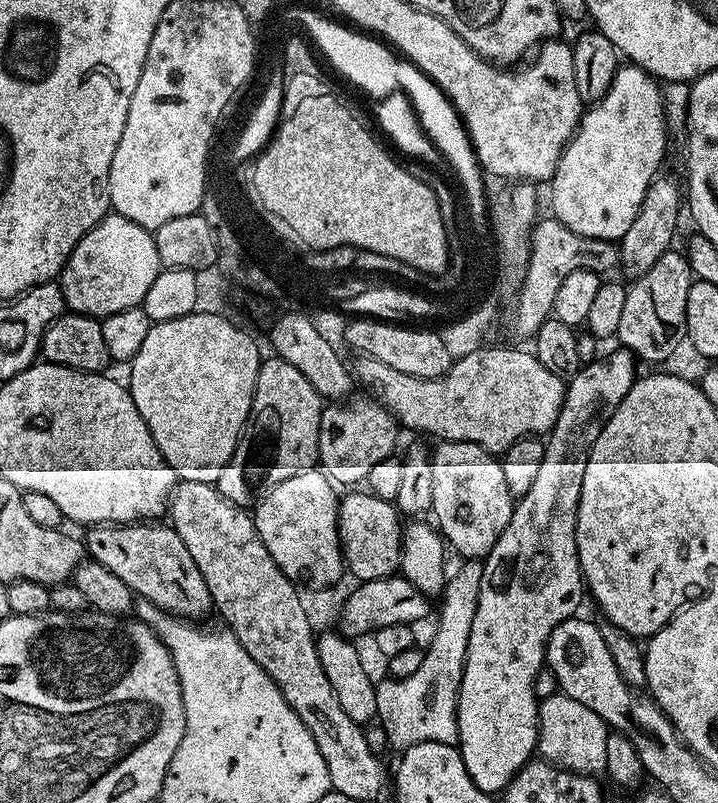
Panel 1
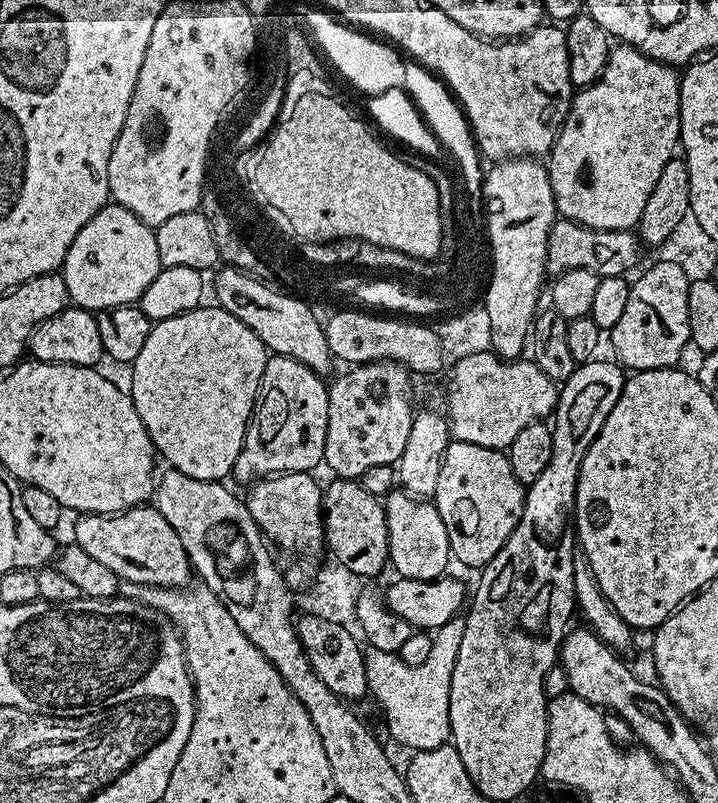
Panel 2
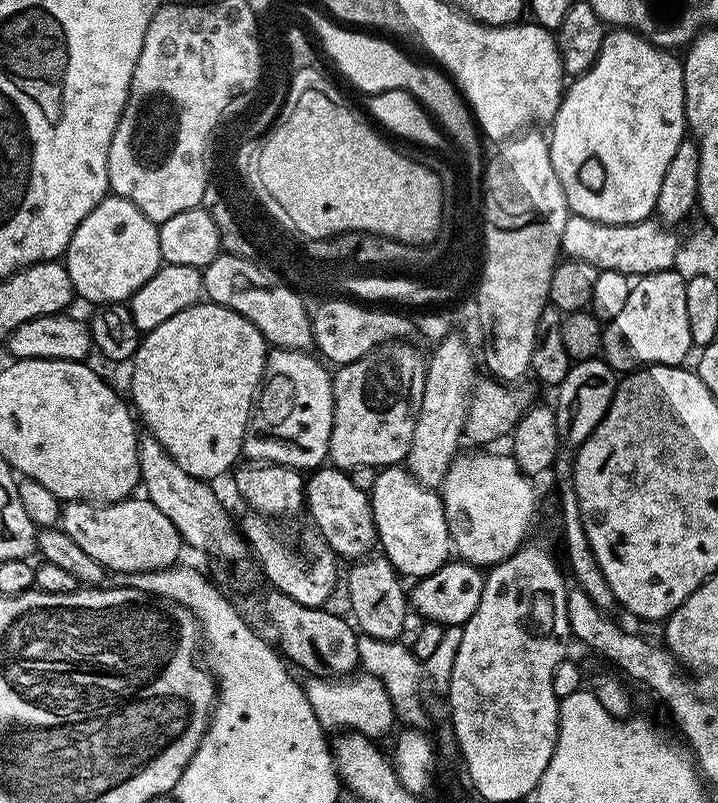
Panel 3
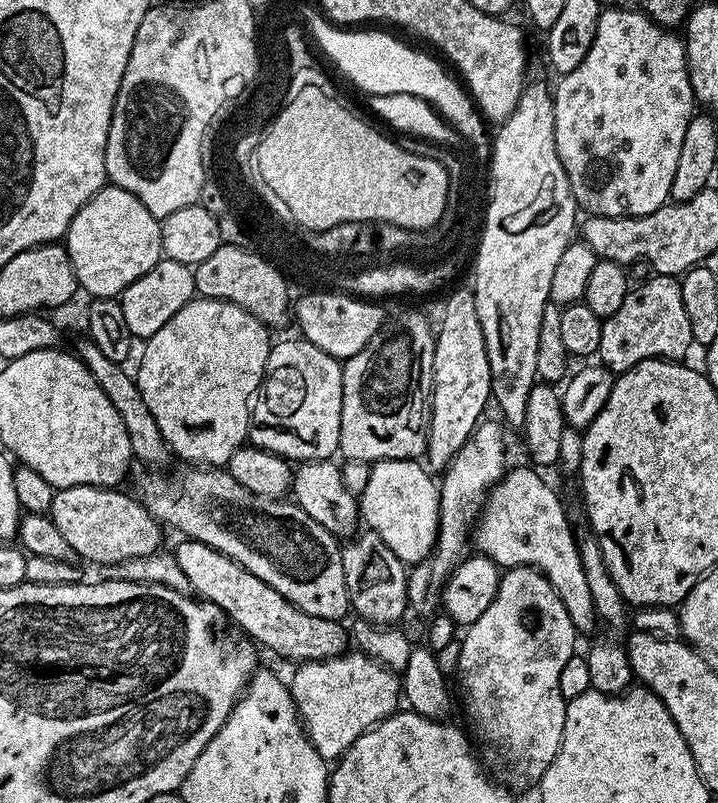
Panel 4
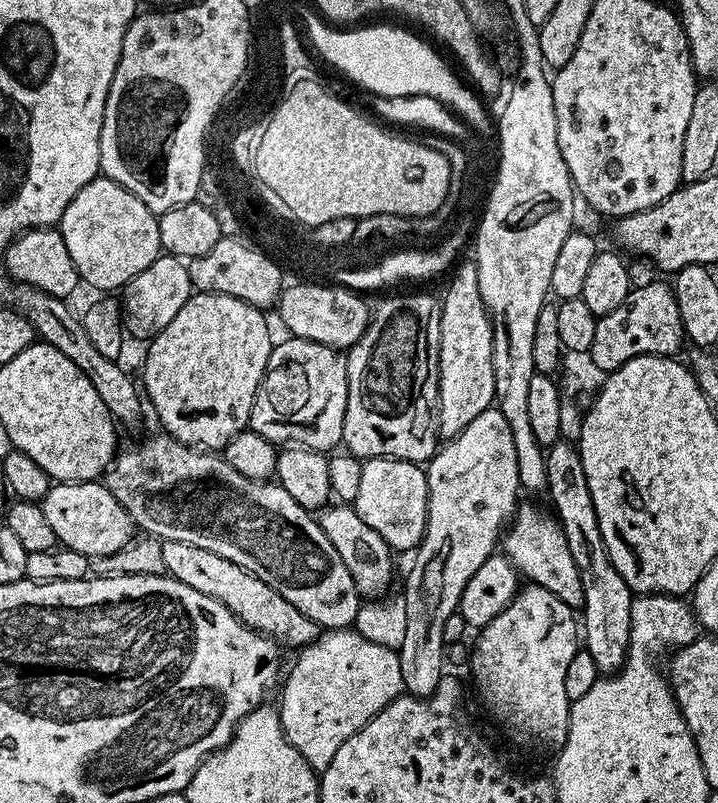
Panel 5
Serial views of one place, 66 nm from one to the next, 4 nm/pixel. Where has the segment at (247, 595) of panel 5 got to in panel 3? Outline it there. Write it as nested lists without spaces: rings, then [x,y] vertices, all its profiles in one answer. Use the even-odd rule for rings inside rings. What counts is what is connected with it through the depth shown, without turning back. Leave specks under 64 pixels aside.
[[[275,590],[269,593],[264,600],[264,616],[272,631],[271,639],[285,661],[296,663],[316,678],[343,678],[360,668],[358,632],[343,615],[330,612],[324,606],[311,608],[302,602],[294,602],[294,598]]]

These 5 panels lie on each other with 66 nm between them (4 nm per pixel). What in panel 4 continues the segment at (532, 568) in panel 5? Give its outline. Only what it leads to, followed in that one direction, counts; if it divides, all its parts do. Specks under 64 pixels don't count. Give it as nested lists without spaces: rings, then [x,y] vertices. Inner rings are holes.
[[[535,467],[505,471],[490,489],[483,509],[474,524],[475,551],[488,556],[501,569],[537,568],[562,598],[562,606],[572,619],[577,633],[592,632],[598,627],[593,595],[586,582],[582,558],[579,556],[577,533],[568,525],[564,504],[543,480]]]

